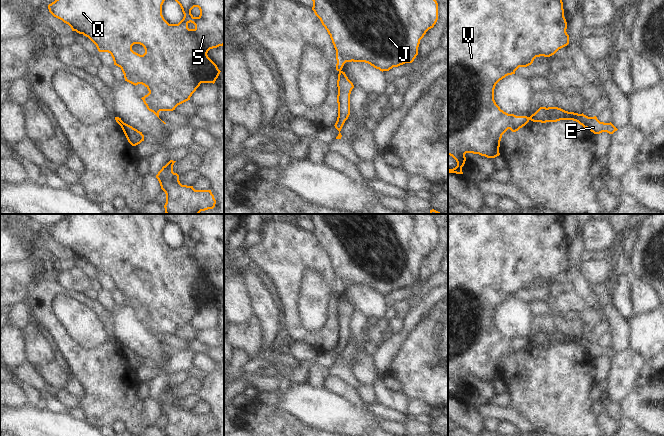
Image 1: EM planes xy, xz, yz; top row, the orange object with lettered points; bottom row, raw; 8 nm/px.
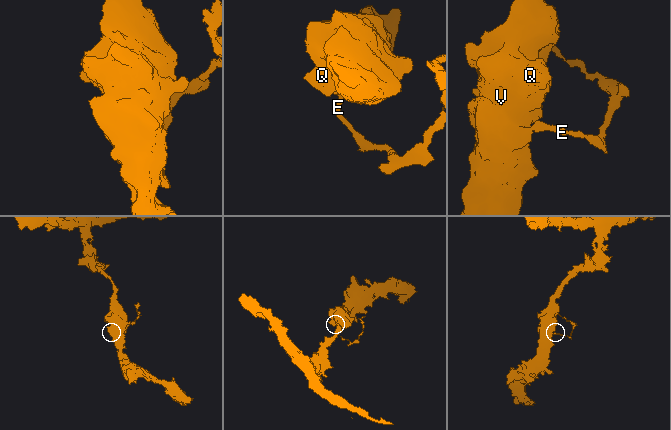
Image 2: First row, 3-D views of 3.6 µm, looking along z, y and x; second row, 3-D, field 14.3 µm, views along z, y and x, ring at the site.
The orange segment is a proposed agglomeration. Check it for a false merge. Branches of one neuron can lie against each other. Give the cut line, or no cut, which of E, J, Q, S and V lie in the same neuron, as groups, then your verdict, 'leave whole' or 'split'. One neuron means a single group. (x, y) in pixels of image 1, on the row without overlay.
cut in yz along (528, 341), (530, 343); E / J Q S V; split

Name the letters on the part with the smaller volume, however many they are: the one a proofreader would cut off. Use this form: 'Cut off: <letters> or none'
Cut off: E

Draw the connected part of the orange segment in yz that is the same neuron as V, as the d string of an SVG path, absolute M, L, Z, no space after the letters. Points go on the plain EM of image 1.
M448 214L448 379L457 386L455 392L448 393L448 398L463 398L462 391L466 385L466 377L479 378L487 382L499 380L502 359L508 353L516 356L529 346L530 343L527 340L516 340L501 334L494 324L494 313L500 304L515 298L519 291L531 289L536 281L550 281L569 268L562 224L561 214Z

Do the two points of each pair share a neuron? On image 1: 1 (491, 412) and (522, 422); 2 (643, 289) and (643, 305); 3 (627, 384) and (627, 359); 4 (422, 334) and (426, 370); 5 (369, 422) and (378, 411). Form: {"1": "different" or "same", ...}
{"1": "same", "2": "same", "3": "same", "4": "same", "5": "different"}

